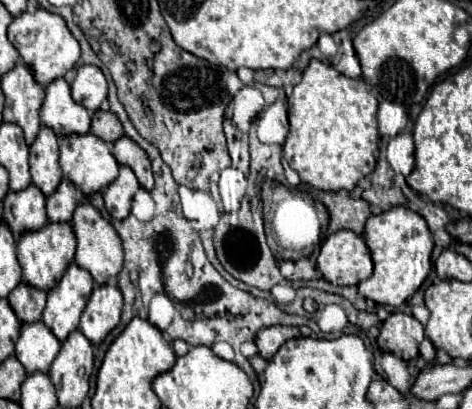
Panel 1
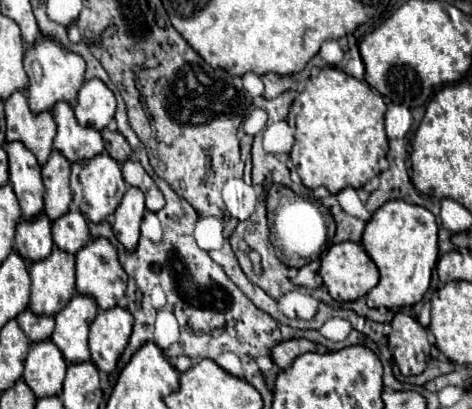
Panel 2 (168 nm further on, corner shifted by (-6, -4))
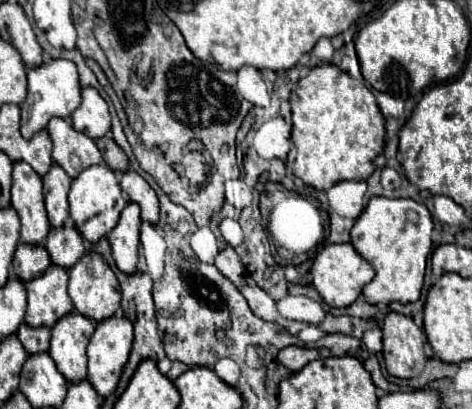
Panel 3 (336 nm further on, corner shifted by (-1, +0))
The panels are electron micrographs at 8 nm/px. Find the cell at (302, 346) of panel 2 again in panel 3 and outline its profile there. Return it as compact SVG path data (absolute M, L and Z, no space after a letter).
M286 346L278 352L276 360L286 366L290 372L298 372L300 368L304 368L310 360L320 358L320 352L316 348L300 348L300 346Z

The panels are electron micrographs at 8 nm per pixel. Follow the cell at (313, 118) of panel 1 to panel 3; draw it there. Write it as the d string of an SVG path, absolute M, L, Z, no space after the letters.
M332 64L314 66L314 68L310 68L310 72L308 72L304 78L300 78L298 86L296 86L295 91L291 94L290 106L292 126L294 126L294 128L292 128L292 142L294 146L289 151L285 161L288 175L298 176L304 184L314 186L316 190L328 190L330 186L334 186L334 184L340 182L340 180L366 180L366 178L374 172L374 168L376 168L376 166L374 166L374 158L376 158L376 156L382 152L382 148L384 148L384 134L386 134L386 130L384 130L384 116L382 116L382 112L380 112L380 108L378 108L378 104L376 104L376 98L374 98L374 94L368 90L368 87L366 87L366 84L362 80L354 80L350 74L342 72L340 68L336 68L336 66L332 66Z

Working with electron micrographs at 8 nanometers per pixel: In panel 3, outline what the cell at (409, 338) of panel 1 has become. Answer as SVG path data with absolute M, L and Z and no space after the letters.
M390 312L384 320L384 362L388 374L396 378L414 378L426 364L424 332L410 316Z

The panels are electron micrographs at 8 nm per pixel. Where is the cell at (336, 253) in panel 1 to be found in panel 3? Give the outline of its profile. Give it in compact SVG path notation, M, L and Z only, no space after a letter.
M326 244L314 258L310 274L318 294L324 298L328 306L334 306L334 308L350 306L358 298L362 288L374 278L372 266L354 250L352 244Z

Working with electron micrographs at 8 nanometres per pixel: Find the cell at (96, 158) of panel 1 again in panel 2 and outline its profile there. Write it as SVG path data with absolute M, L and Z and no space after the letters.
M103 152L91 160L71 164L71 192L79 212L83 212L87 220L99 224L117 210L123 194L127 192L127 182L121 176L121 166L107 152Z

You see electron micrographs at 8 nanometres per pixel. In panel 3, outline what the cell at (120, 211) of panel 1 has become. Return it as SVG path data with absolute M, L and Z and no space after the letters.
M128 202L126 208L120 212L118 224L106 234L112 256L116 266L122 272L134 272L138 262L138 248L140 248L140 208L136 202Z

